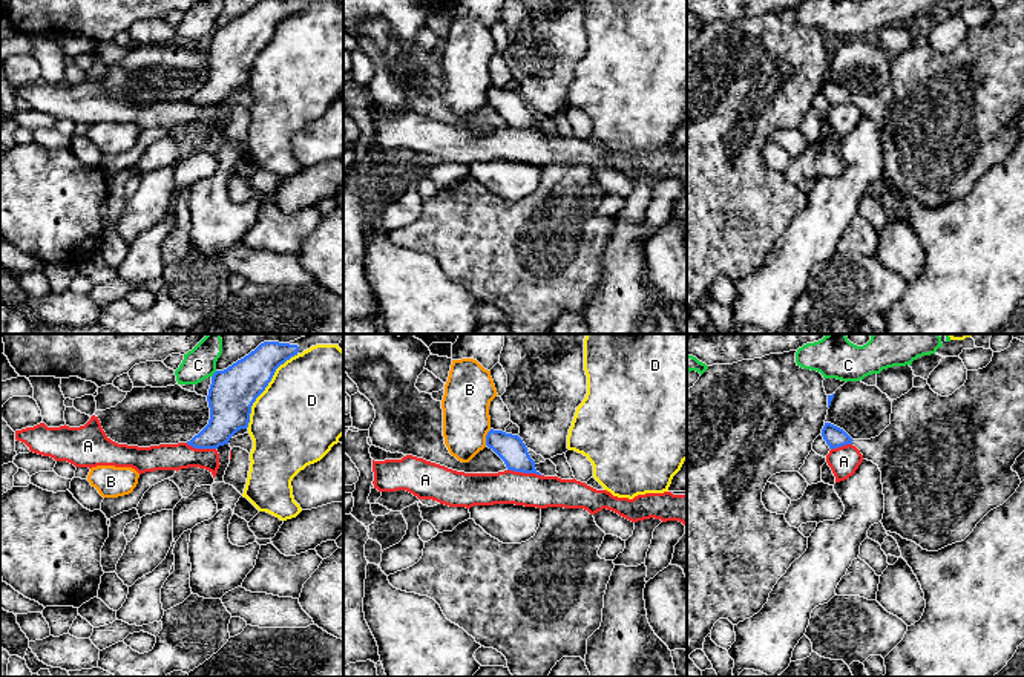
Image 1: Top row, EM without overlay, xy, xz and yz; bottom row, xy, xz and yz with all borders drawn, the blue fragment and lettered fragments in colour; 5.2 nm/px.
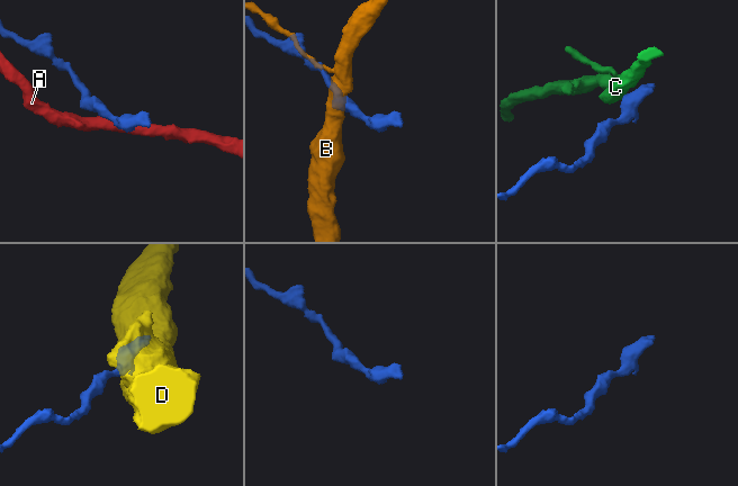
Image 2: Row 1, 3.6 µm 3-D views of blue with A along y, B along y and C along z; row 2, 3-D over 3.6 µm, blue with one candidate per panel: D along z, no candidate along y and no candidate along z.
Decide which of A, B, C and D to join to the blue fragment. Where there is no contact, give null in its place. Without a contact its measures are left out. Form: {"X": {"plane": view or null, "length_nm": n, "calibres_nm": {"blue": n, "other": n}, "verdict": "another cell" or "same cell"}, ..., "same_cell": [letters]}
{"A": {"plane": "xz", "length_nm": 190, "calibres_nm": {"blue": 150, "other": 180}, "verdict": "another cell"}, "B": {"plane": "xz", "length_nm": 90, "calibres_nm": {"blue": 150, "other": 260}, "verdict": "another cell"}, "C": {"plane": "xy", "length_nm": 50, "calibres_nm": {"blue": 240, "other": 170}, "verdict": "another cell"}, "D": {"plane": "xy", "length_nm": 480, "calibres_nm": {"blue": 240, "other": 480}, "verdict": "another cell"}, "same_cell": []}

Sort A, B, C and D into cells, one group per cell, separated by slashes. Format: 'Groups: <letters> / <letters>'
Groups: A / B / C / D

